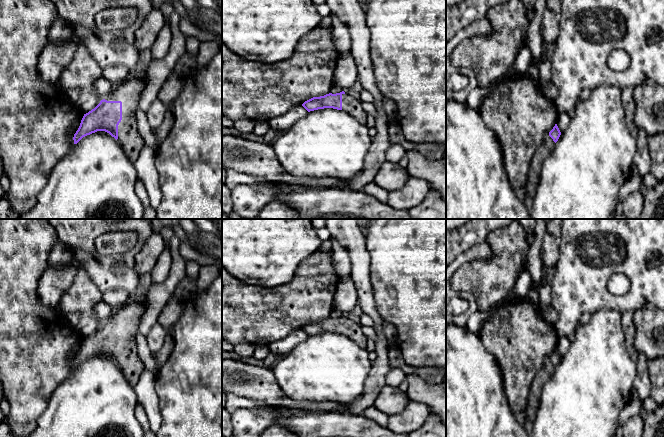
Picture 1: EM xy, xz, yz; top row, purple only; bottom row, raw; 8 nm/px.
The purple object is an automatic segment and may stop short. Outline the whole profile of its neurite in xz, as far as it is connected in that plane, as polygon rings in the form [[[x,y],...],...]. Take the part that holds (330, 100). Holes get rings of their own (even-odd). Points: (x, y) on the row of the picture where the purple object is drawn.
[[[344,91],[336,94],[326,94],[320,97],[313,97],[305,101],[302,106],[308,111],[314,111],[324,108],[333,108],[343,110],[355,117],[361,124],[366,124],[367,114],[361,106],[360,99],[354,98]]]

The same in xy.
[[[146,72],[132,79],[127,77],[94,109],[84,114],[71,147],[87,135],[105,131],[120,143],[128,158],[135,162],[144,145],[138,131],[136,112],[146,77]]]

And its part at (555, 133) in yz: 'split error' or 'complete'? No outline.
split error

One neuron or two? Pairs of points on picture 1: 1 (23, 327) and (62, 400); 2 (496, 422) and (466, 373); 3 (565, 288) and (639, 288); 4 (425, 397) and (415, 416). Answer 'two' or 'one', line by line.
1: two
2: one
3: one
4: two

